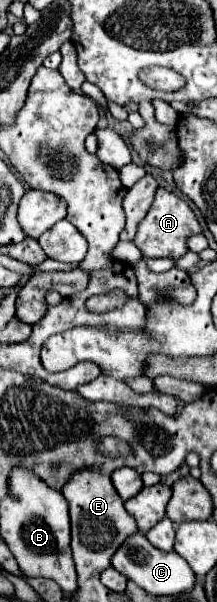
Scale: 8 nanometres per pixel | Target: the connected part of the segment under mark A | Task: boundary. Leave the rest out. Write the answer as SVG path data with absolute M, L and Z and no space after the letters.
M157 188L155 200L151 204L151 210L147 216L141 220L137 236L135 236L135 246L143 252L147 258L181 258L187 252L185 240L193 234L201 234L201 224L197 222L193 210L189 204L179 198L173 192L167 192L165 188Z

